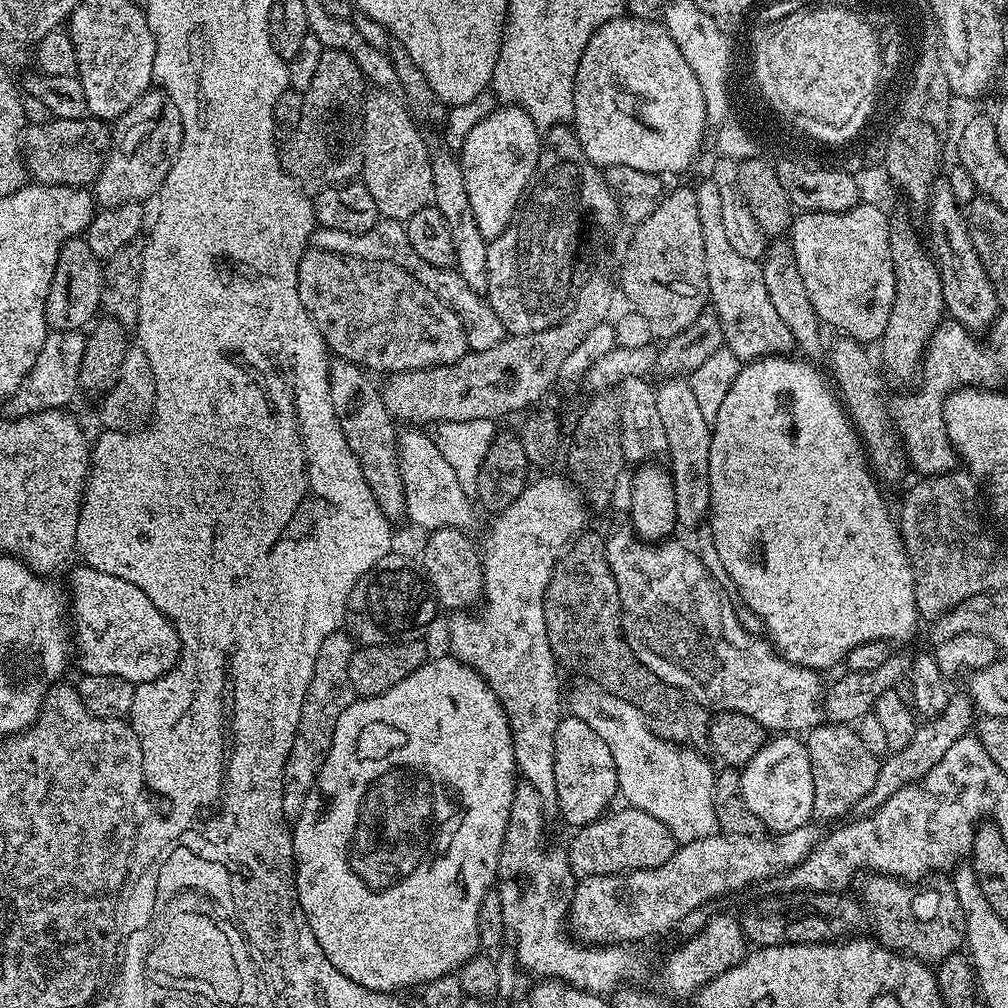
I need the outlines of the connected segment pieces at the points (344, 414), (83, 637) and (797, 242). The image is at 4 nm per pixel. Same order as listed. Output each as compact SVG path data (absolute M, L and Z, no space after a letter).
M332 358L328 361L328 381L330 382L330 402L334 406L334 414L342 426L342 434L346 434L346 442L350 450L360 459L362 474L389 522L404 520L404 483L400 473L398 455L398 424L386 410L384 399L380 396L380 388L371 380L360 365Z
M79 566L68 576L70 628L74 633L74 660L89 676L121 676L134 685L149 684L169 672L180 660L180 639L176 625L168 620L130 582Z
M861 202L856 207L846 210L845 212L805 212L801 211L799 215L793 219L792 227L790 229L790 237L792 236L792 245L790 251L797 262L798 271L802 276L803 285L806 286L807 297L810 300L813 310L816 311L817 318L821 325L832 328L837 328L841 337L858 340L861 344L868 346L870 342L879 341L880 336L886 330L886 322L890 322L890 310L894 306L894 294L896 293L896 279L894 278L894 266L890 258L890 234L892 233L892 226L890 223L890 216L887 216L882 209L876 204L868 204L868 202Z

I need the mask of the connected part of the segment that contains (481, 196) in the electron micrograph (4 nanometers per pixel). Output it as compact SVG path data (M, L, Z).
M500 106L474 126L474 130L462 138L461 144L464 145L458 151L458 159L466 178L466 194L470 194L470 210L474 210L478 230L491 242L504 233L532 181L540 161L542 132L526 110Z

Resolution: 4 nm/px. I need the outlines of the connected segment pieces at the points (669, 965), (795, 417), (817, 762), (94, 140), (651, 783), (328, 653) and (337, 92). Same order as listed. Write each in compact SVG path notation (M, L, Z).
M711 916L705 919L700 931L691 933L685 944L680 944L664 960L664 969L660 976L664 979L664 988L669 997L684 996L691 998L708 984L718 974L726 974L738 962L742 962L750 945L744 938L744 932L740 929L737 919L731 920L728 916Z
M781 354L781 355L778 355L778 356L764 356L764 357L763 357L763 358L762 358L762 359L760 359L760 360L749 360L749 361L747 361L747 363L745 363L745 364L744 364L744 365L743 365L743 367L741 367L741 370L740 370L740 373L739 373L739 374L738 374L738 378L734 378L734 386L730 386L730 391L728 391L728 392L727 392L727 393L726 393L726 398L725 398L725 399L724 399L724 401L722 401L722 410L718 410L718 418L717 418L717 419L716 419L716 420L713 420L713 421L711 421L711 424L710 424L710 427L711 427L711 429L712 429L712 441L711 441L711 442L710 442L710 474L709 474L709 475L708 475L708 481L709 481L709 482L710 482L710 506L709 506L709 507L708 507L708 515L709 515L709 517L710 517L710 527L711 527L711 530L712 530L712 537L713 537L713 538L714 538L714 547L715 547L715 548L716 548L716 549L717 549L717 550L718 550L718 558L719 558L719 559L720 559L720 561L721 561L721 562L722 562L722 566L723 566L723 567L724 567L724 569L725 569L725 570L726 570L726 574L727 574L727 575L728 575L728 584L729 584L729 585L731 585L731 587L733 587L733 586L734 586L734 587L736 587L736 593L735 593L735 595L736 595L736 596L737 596L737 597L739 597L739 599L741 599L741 600L743 600L743 601L744 601L744 604L745 604L745 605L746 605L746 606L750 606L750 610L754 610L754 614L758 614L758 618L762 618L762 622L763 622L763 623L764 623L764 631L765 631L765 633L766 633L766 636L767 636L767 639L768 639L768 640L769 640L769 641L770 641L770 643L771 643L771 645L772 645L772 647L773 647L773 649L775 649L775 651L777 651L777 652L779 652L779 654L780 654L780 656L781 656L781 657L782 657L782 658L783 658L783 659L784 659L784 660L788 660L788 661L790 661L790 663L792 663L792 664L797 664L797 666L799 666L799 667L800 667L800 668L810 668L810 669L813 669L813 670L825 670L825 669L824 669L824 668L832 668L832 667L834 667L834 666L835 666L835 664L836 664L836 663L838 663L838 662L839 662L839 660L840 660L840 663L841 663L841 662L844 662L844 661L847 661L847 658L848 658L848 655L849 655L849 654L850 654L850 650L854 650L854 646L862 646L862 642L874 642L874 641L875 641L875 640L887 640L887 641L889 641L889 642L895 642L895 640L908 640L908 639L910 639L910 638L911 638L911 636L912 636L912 616L913 616L913 617L914 617L914 609L915 609L915 606L916 606L916 595L915 595L915 594L914 594L914 574L913 574L913 573L912 573L912 567L911 567L911 566L910 566L910 558L909 558L909 557L908 557L908 555L907 555L907 554L906 554L906 550L905 550L905 549L904 549L904 539L903 539L903 538L901 538L901 536L900 536L900 530L899 530L899 527L898 527L898 524L897 524L897 521L896 521L896 520L895 520L895 519L894 519L894 516L893 516L893 513L892 513L892 516L891 516L891 514L890 514L890 513L888 513L888 504L887 504L887 502L886 502L886 501L884 501L884 500L883 500L883 498L882 498L882 497L880 497L880 492L879 492L879 490L880 490L880 491L881 491L881 489L880 489L880 488L879 488L879 487L878 487L878 484L877 484L877 481L876 481L876 480L875 480L875 479L874 479L874 476L873 476L873 473L872 473L872 472L871 472L871 471L870 471L870 465L869 465L869 463L868 463L868 461L867 461L867 459L866 459L866 453L865 453L865 451L864 451L864 449L863 449L863 447L862 447L862 445L861 445L861 443L860 443L860 437L859 437L859 435L858 435L858 433L857 433L857 431L856 431L856 429L855 429L855 427L854 427L854 425L853 425L853 423L852 423L852 421L851 421L851 420L850 420L850 419L849 419L849 416L848 416L848 413L847 413L847 412L845 412L845 411L844 411L844 405L843 405L843 403L841 403L841 401L840 401L840 400L839 400L839 399L838 399L838 396L837 396L837 393L836 393L836 392L835 392L835 391L833 391L833 389L832 389L832 388L831 388L831 387L830 387L830 384L829 384L829 381L828 381L828 380L827 380L827 379L826 379L826 376L825 376L825 380L826 380L826 381L824 381L824 376L823 376L823 374L822 374L822 373L820 373L820 372L815 372L815 370L817 370L817 369L816 369L816 368L815 368L815 367L813 367L813 365L812 365L812 364L811 364L811 363L809 363L809 362L808 362L808 360L806 360L806 359L804 359L804 358L797 358L797 359L798 359L798 360L791 360L791 359L792 359L792 358L793 358L793 357L792 357L792 356L791 356L791 355L788 355L788 354Z
M821 722L807 733L806 743L814 778L813 817L817 821L836 820L846 815L855 804L863 805L878 778L880 764L877 757L862 746L859 731L846 724Z
M53 119L45 124L34 124L27 129L22 155L31 179L38 184L64 184L67 188L83 188L96 183L104 165L104 158L114 143L103 120Z
M576 682L572 693L567 693L566 708L571 715L577 716L590 726L590 730L610 746L610 755L614 758L616 767L616 787L619 795L624 796L624 804L629 808L637 808L662 822L666 830L680 844L689 844L707 836L717 835L716 815L714 814L714 782L718 779L717 773L712 773L712 768L699 756L699 751L688 746L671 744L662 739L657 732L652 731L647 720L630 702L618 698L614 694L605 692L598 684L591 682Z
M337 630L322 642L322 647L318 650L318 658L314 662L314 674L310 678L310 686L306 690L306 698L302 702L302 714L300 715L300 728L296 732L296 737L292 743L290 754L284 763L284 773L282 774L282 798L284 799L284 815L289 821L296 821L302 814L302 805L310 794L310 790L316 787L316 779L326 762L326 754L330 754L330 742L334 738L334 726L353 700L357 699L354 686L350 682L350 658L354 651L354 641L347 631Z
M329 47L322 54L322 62L318 62L318 71L314 74L314 82L303 93L304 105L302 118L296 131L283 141L279 149L280 164L284 173L296 181L297 188L308 194L315 194L324 188L333 188L339 184L355 181L364 170L364 68L348 52Z

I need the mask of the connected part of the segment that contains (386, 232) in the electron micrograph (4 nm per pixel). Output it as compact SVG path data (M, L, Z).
M381 218L377 224L370 226L370 230L366 230L362 234L346 234L346 230L317 227L316 231L312 233L310 244L313 248L330 250L354 258L373 260L374 262L390 262L394 266L406 270L414 279L422 282L422 286L426 286L426 290L430 290L430 294L434 294L446 306L450 306L450 310L454 310L454 314L458 314L464 327L466 342L473 352L490 350L501 344L506 338L504 323L498 318L498 314L494 314L487 299L481 293L470 290L470 286L466 286L466 278L462 278L459 272L450 268L430 266L430 262L426 262L426 258L421 258L414 251L414 246L410 246L407 227L399 220Z

